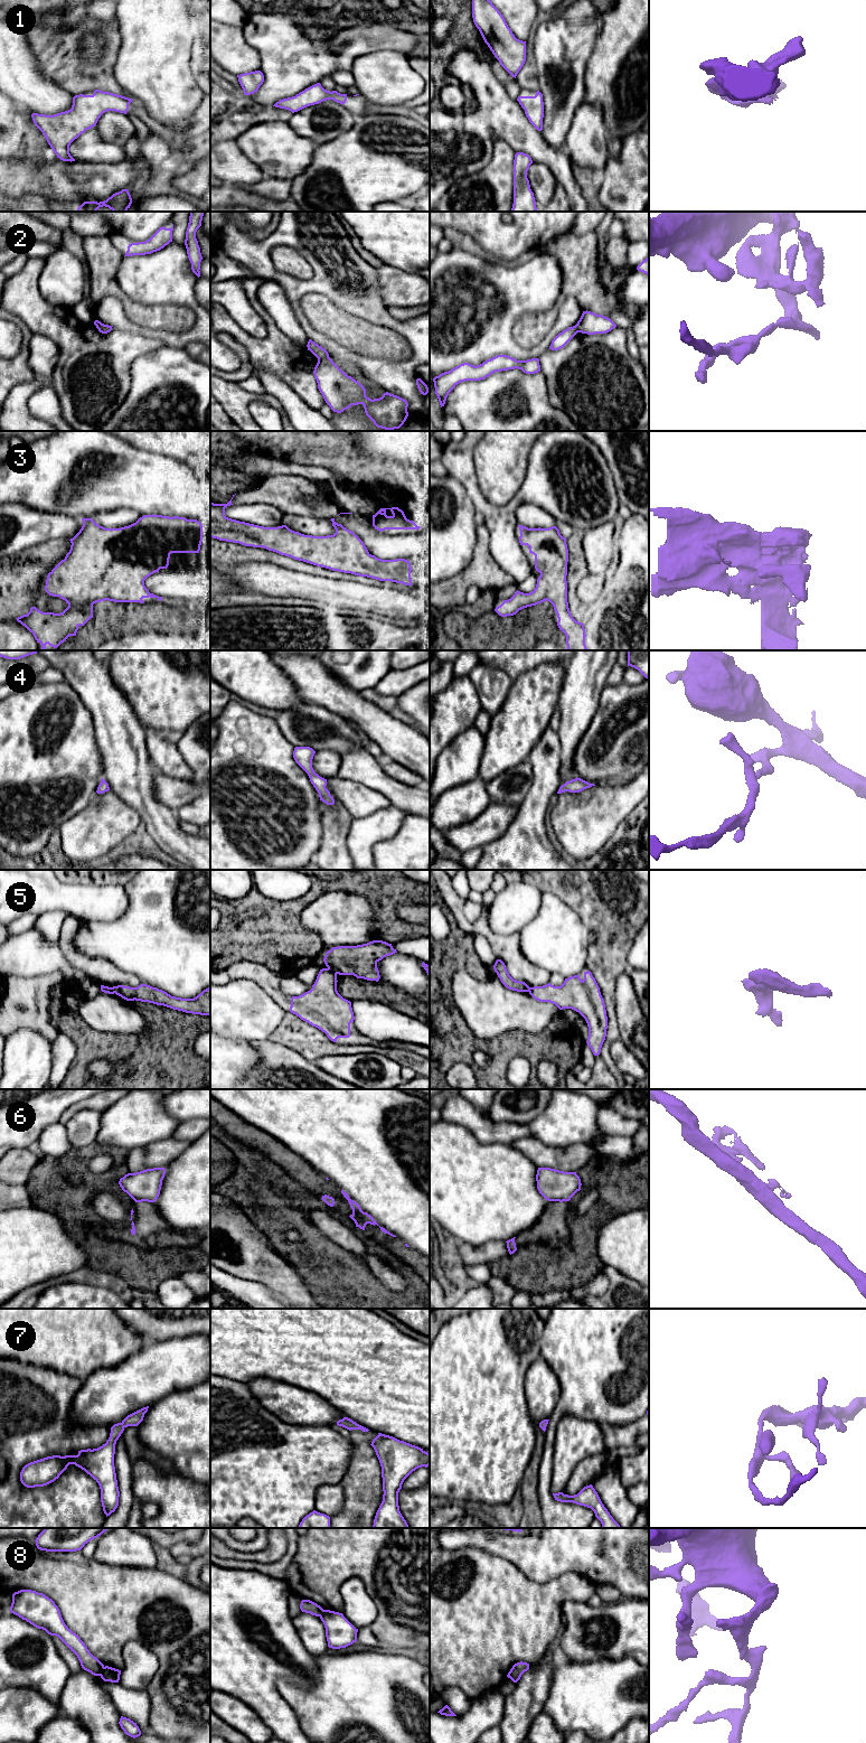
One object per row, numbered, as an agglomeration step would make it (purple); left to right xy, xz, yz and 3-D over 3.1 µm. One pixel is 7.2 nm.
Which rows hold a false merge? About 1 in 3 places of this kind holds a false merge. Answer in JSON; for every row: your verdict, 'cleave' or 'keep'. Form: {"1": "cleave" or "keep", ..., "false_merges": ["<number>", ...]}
{"1": "keep", "2": "cleave", "3": "keep", "4": "keep", "5": "cleave", "6": "cleave", "7": "keep", "8": "cleave", "false_merges": ["2", "5", "6", "8"]}

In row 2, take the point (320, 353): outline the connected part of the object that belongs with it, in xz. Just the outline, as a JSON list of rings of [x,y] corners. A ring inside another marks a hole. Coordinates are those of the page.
[[[309,339],[307,347],[318,359],[329,357],[328,352],[311,339]]]

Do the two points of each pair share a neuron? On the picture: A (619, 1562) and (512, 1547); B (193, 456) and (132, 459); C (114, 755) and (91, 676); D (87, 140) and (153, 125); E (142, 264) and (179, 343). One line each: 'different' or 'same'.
A: same
B: different
C: same
D: same
E: same

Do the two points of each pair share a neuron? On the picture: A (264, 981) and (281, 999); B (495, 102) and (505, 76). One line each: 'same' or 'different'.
A: same
B: different

